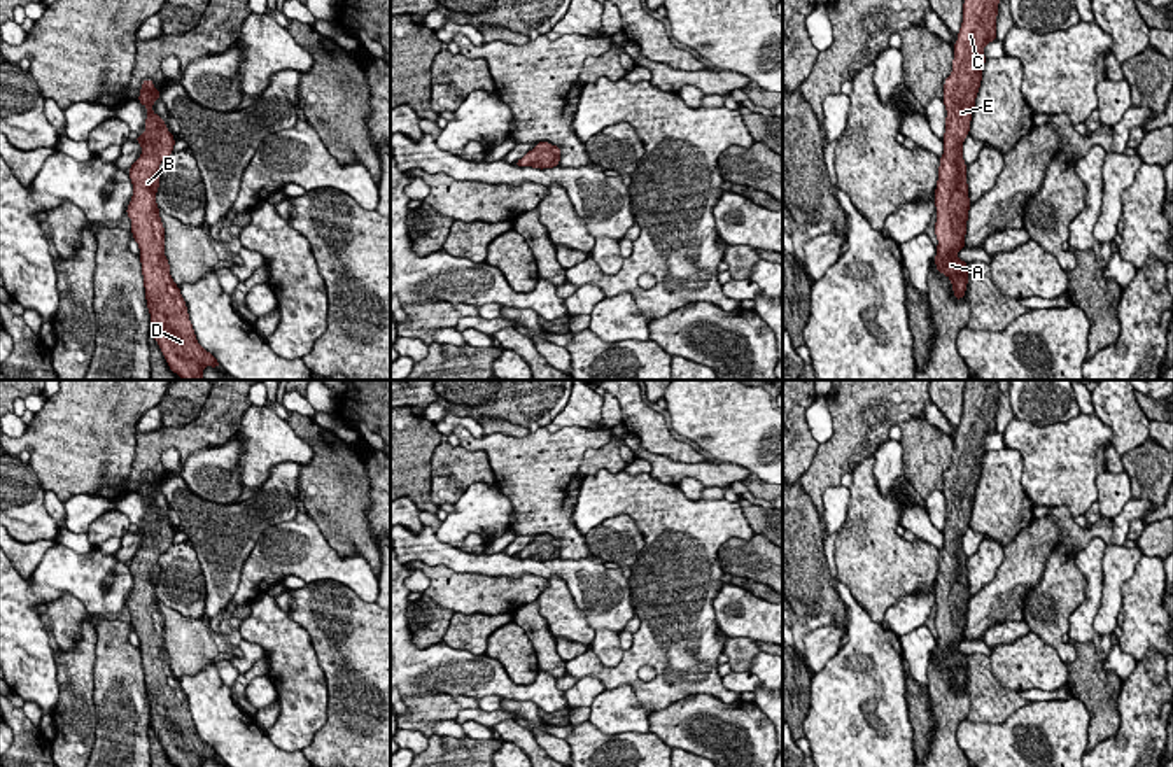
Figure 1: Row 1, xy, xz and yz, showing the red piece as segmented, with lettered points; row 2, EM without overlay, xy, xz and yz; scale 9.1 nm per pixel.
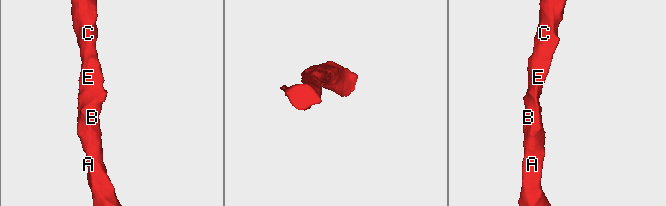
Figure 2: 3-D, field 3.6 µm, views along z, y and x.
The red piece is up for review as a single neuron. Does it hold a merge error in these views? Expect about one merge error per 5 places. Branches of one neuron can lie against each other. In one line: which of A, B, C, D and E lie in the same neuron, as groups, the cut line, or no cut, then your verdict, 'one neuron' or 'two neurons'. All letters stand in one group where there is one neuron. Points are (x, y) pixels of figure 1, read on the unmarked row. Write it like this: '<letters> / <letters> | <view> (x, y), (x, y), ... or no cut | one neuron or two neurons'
A B C D E | no cut | one neuron

